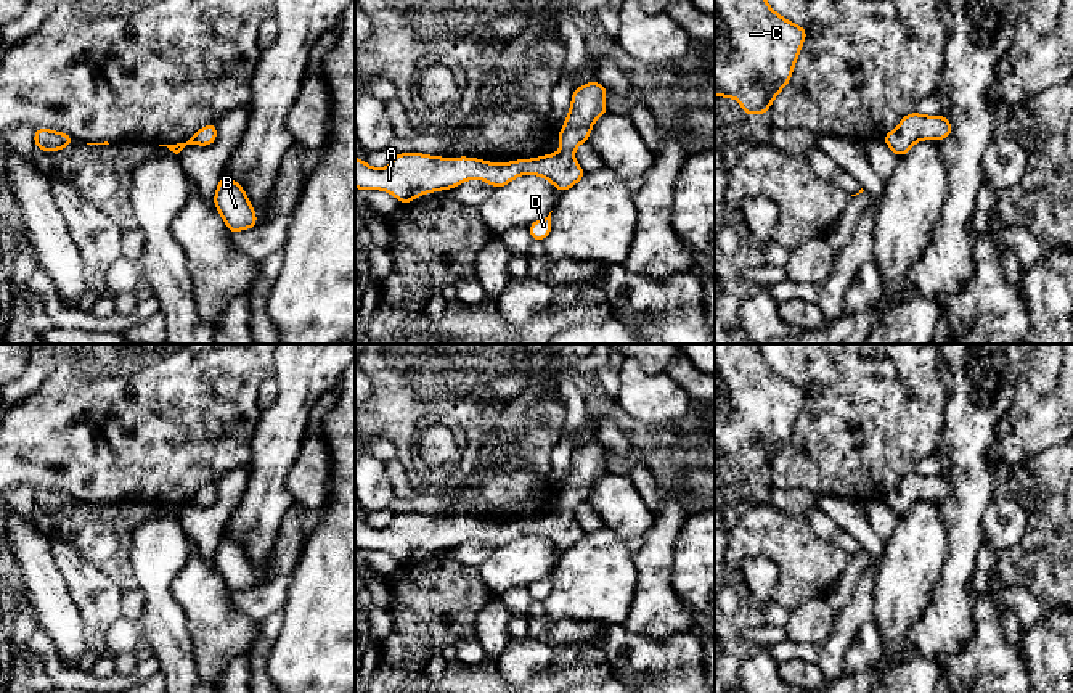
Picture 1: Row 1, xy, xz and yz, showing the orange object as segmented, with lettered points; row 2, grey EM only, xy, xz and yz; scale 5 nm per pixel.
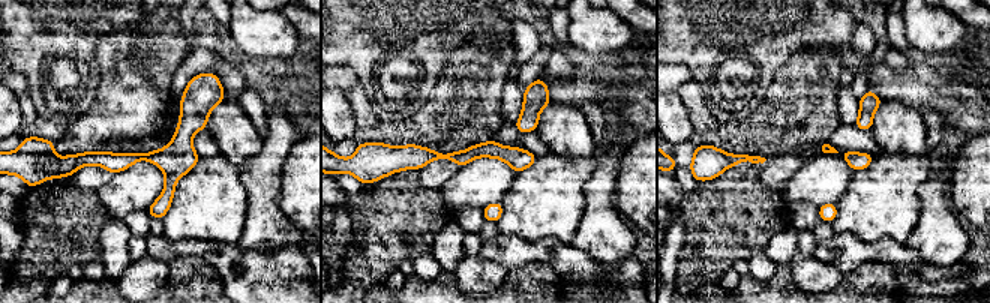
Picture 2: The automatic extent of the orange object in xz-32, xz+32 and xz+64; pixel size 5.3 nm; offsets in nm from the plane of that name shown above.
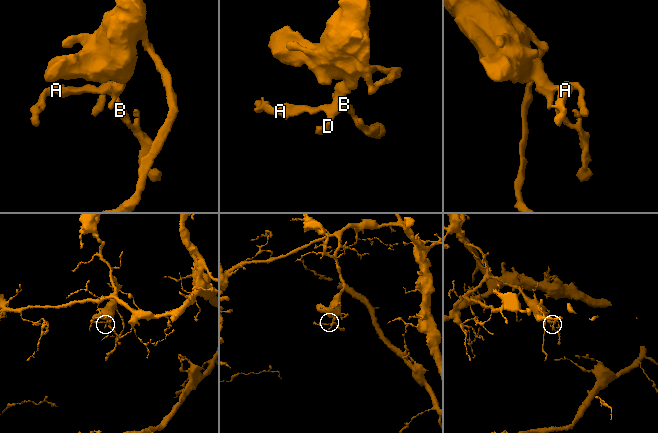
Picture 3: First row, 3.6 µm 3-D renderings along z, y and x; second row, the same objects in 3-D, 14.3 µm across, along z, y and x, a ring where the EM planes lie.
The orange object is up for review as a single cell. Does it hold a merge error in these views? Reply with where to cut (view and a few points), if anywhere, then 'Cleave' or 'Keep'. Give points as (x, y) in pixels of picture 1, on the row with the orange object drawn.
No split. Keep

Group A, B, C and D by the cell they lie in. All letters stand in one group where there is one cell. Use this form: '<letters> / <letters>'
A B C D

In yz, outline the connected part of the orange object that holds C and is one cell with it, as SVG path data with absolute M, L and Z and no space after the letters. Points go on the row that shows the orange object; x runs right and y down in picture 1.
M715 0L715 96L740 101L744 114L763 116L789 84L808 31L773 11L766 0Z

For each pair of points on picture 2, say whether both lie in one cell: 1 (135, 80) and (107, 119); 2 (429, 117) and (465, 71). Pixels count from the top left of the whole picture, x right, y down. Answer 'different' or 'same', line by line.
1: same
2: same

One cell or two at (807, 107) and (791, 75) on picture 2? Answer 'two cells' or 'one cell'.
one cell

